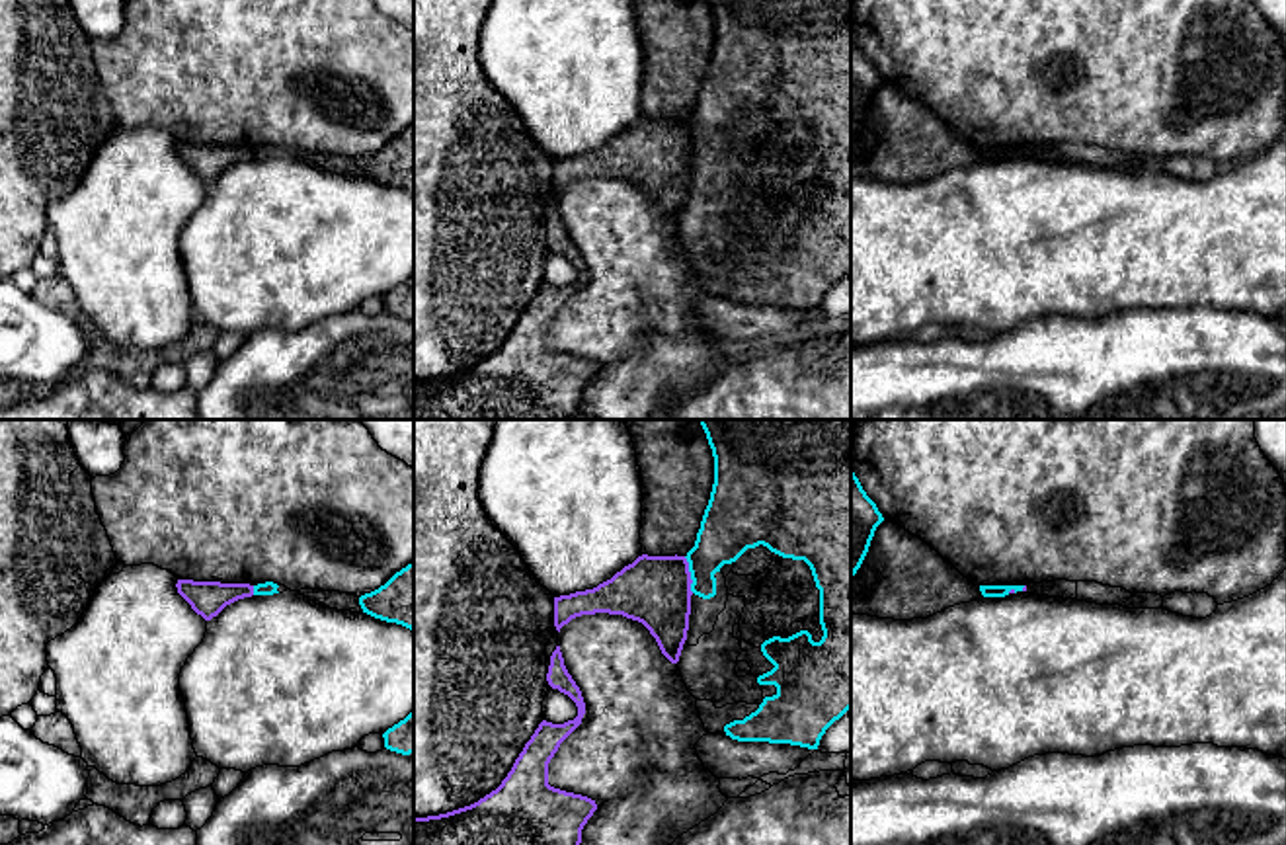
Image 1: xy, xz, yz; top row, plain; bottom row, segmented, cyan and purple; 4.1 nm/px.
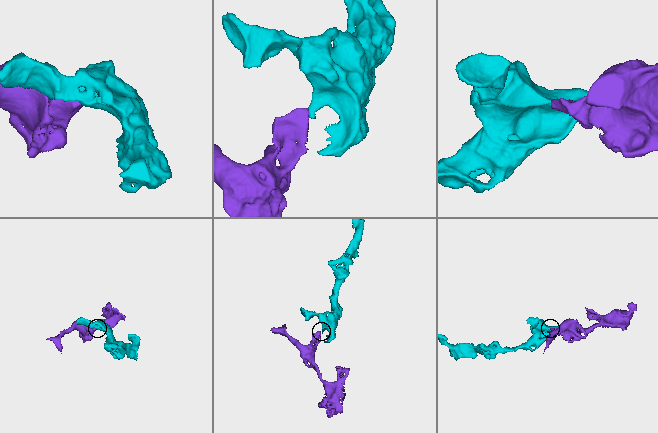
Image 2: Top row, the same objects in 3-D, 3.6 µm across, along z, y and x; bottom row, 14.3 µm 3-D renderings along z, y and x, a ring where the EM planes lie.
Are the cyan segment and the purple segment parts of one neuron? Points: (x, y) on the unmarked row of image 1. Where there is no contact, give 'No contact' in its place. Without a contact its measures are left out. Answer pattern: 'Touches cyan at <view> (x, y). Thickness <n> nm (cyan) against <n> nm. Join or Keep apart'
Touches cyan at xz (691, 137). Thickness 240 nm (cyan) against 280 nm. Keep apart

